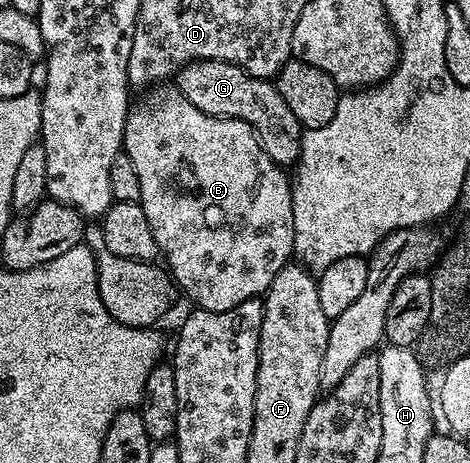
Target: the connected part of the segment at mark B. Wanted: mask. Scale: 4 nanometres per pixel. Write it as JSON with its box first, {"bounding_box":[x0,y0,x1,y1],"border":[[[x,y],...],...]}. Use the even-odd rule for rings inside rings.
{"bounding_box":[123,85,294,311],"border":[[[156,85],[147,92],[148,95],[140,104],[133,106],[128,113],[124,126],[123,154],[130,157],[134,169],[138,172],[138,182],[142,185],[140,204],[142,213],[146,213],[146,221],[150,221],[150,233],[154,233],[156,250],[166,264],[166,270],[175,280],[175,285],[193,299],[195,306],[201,311],[225,311],[234,309],[242,301],[260,297],[267,292],[268,286],[278,277],[280,270],[293,258],[294,252],[294,209],[292,208],[292,184],[285,168],[280,167],[262,149],[260,138],[252,131],[246,121],[214,117],[210,113],[202,113],[202,109],[194,109],[190,101],[180,90],[172,85]]]}

